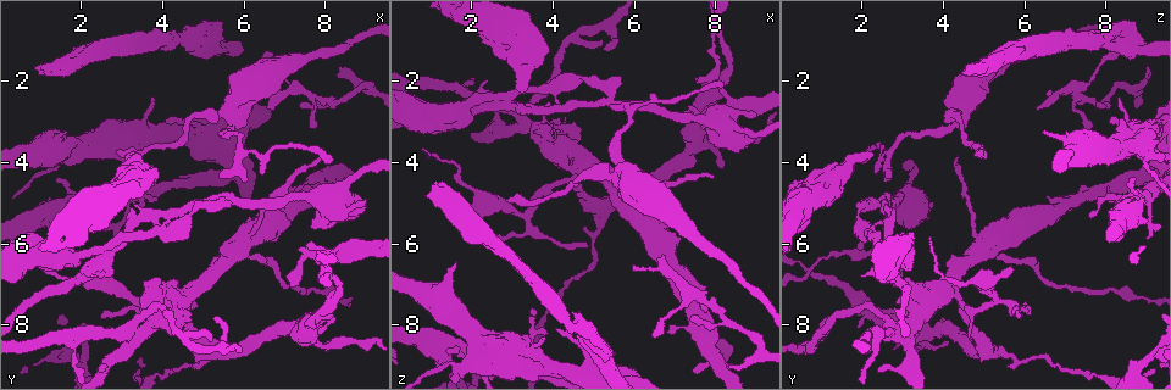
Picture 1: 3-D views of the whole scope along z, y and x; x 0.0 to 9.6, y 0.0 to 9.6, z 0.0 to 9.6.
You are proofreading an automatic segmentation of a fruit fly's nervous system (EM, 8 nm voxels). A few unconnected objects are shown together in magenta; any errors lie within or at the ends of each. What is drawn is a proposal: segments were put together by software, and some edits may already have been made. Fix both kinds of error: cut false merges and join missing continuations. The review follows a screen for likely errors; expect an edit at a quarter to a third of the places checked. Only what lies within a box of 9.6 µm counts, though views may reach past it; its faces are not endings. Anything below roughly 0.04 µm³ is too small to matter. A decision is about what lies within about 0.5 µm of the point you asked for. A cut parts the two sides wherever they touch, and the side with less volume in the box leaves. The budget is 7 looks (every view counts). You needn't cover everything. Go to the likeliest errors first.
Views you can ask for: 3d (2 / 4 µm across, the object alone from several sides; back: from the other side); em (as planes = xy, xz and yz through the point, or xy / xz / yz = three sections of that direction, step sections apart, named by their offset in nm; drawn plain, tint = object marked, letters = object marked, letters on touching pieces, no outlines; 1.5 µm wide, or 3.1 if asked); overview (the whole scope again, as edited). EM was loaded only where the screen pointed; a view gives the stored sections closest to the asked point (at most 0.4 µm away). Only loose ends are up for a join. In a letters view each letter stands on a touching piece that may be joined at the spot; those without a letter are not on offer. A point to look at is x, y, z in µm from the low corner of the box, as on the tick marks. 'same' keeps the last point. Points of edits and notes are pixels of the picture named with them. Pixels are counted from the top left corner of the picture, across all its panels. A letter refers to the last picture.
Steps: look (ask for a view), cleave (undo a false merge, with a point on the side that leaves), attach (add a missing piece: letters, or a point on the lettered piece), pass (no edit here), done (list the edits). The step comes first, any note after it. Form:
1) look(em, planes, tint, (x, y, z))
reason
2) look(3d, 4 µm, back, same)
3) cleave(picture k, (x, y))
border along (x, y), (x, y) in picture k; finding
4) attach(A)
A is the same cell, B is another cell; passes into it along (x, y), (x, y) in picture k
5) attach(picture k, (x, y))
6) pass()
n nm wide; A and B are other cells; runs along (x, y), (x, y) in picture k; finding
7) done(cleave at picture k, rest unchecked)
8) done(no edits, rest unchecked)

look(3d, 4 µm, (1.15, 1.80, 4.45))

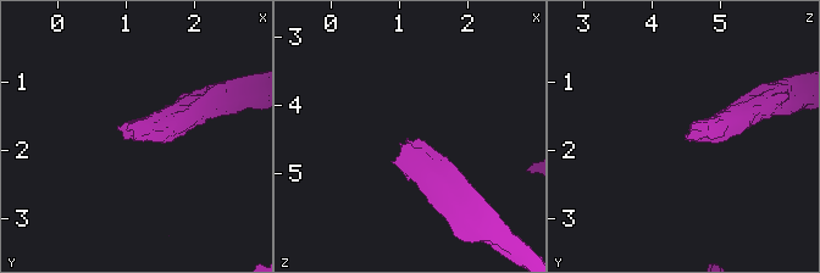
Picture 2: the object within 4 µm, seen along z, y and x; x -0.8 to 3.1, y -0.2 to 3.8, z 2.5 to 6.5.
look(em, yz, step 4, letters, (1.15, 1.85, 4.50))
now the EM

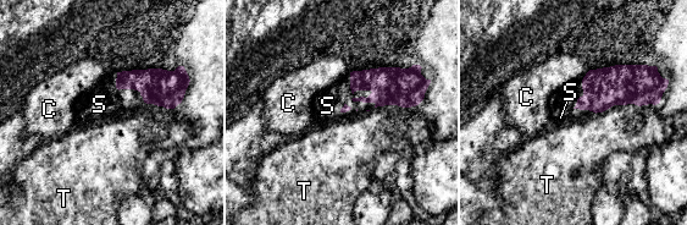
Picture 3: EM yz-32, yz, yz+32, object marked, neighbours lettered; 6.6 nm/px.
look(em, planes, letters, same)

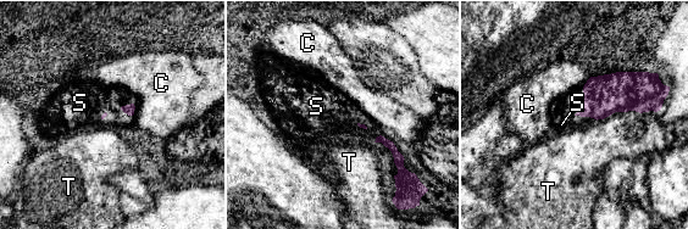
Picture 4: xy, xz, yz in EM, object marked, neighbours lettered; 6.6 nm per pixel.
attach(S)
S is the same cell, C and T are other cells; passes into it along (604, 95), (586, 116), (561, 124) in picture 4; the neuron continues

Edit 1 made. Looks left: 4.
look(overview)
see it whole again

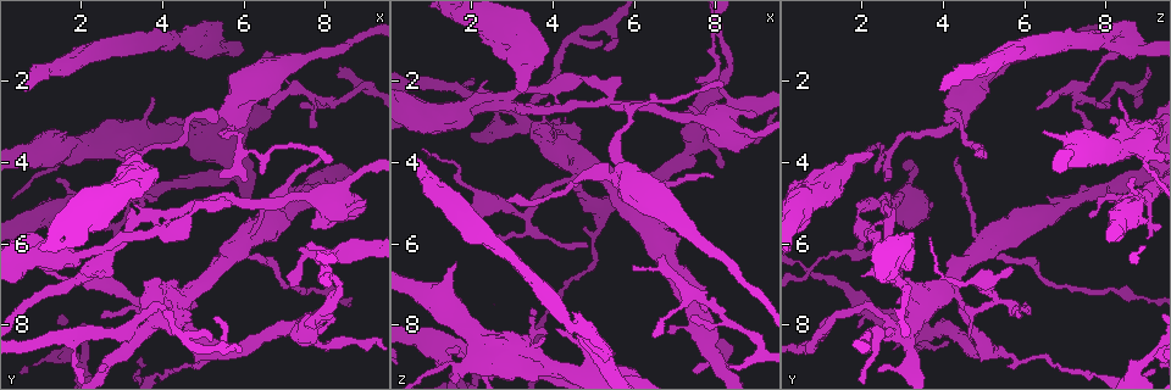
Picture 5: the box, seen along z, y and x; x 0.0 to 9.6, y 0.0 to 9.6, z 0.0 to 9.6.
look(em, 3.1 µm, planes, letters, (4.55, 7.30, 4.15))
four arms meet

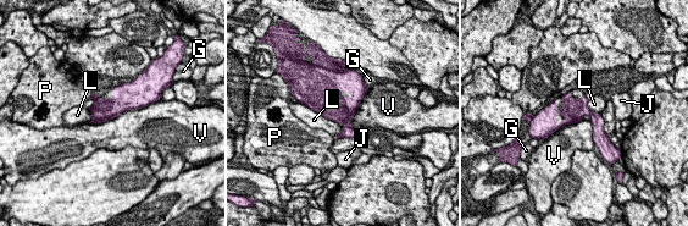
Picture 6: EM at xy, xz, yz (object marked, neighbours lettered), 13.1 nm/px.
pass()
G, J, L, P and V are other cells; runs along (542, 115), (589, 112), (603, 137) in picture 6; continuous, no second neuron

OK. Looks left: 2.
look(em, planes, tint, (8.05, 6.65, 0.80))
four arms meet

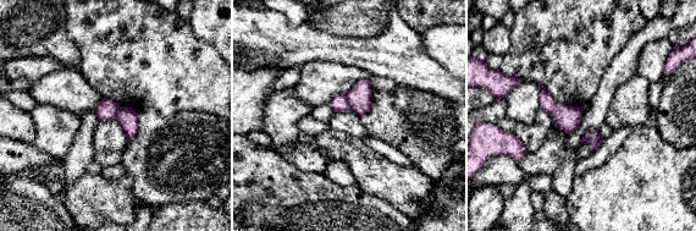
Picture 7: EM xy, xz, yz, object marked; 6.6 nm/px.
look(em, planes, letters, same)

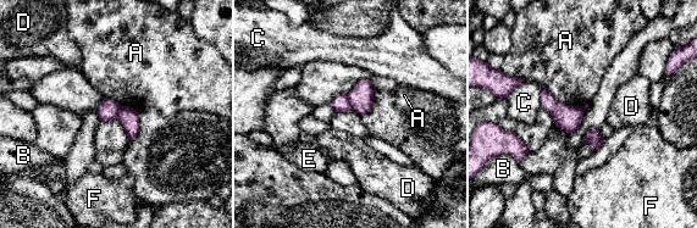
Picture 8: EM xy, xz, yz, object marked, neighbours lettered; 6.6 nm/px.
cleave(picture 8, (341, 103))
A, B, C, D, E and F are other cells; a second neuron is stuck on

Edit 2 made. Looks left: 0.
done(attach at picture 4, cleave at picture 8, rest unchecked)

